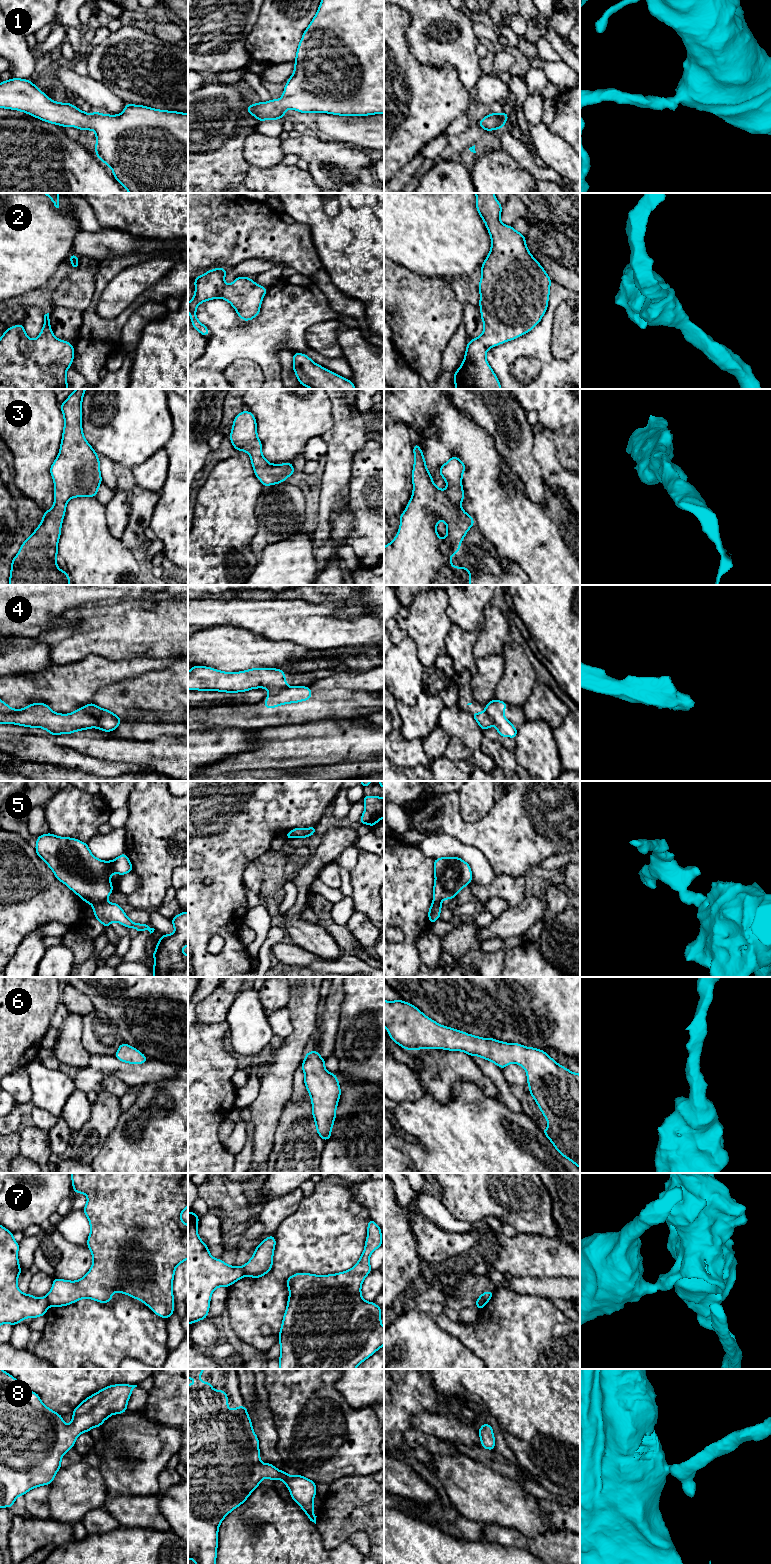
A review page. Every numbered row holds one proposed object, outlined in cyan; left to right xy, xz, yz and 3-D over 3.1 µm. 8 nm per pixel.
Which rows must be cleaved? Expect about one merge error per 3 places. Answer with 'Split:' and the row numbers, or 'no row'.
Split: 4, 5, 7

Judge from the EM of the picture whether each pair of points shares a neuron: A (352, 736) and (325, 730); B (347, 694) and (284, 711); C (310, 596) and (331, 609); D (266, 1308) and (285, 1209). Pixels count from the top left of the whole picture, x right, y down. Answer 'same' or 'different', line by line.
A: same
B: same
C: different
D: different

